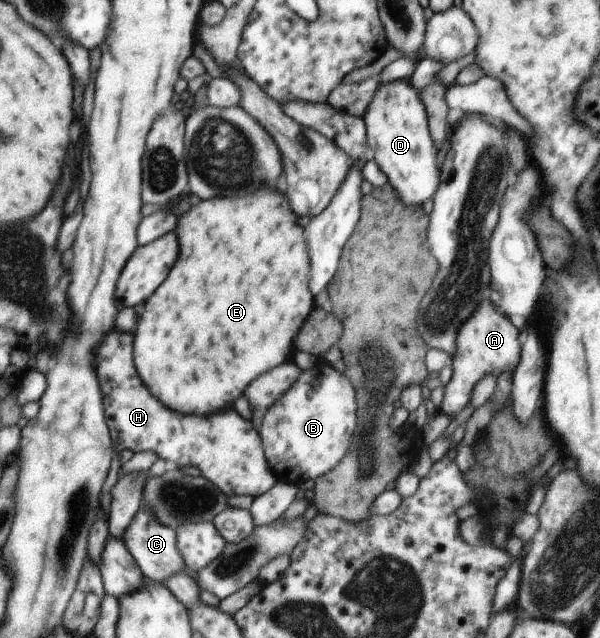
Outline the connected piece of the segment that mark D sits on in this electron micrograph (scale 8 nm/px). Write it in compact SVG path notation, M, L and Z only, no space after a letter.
M407 79L389 80L379 82L372 95L372 100L367 104L362 120L366 131L369 159L373 159L379 169L385 174L387 183L392 185L402 204L416 206L432 197L436 192L437 181L440 181L440 173L435 167L435 146L427 131L427 119L425 119L425 108L418 96L418 91Z

